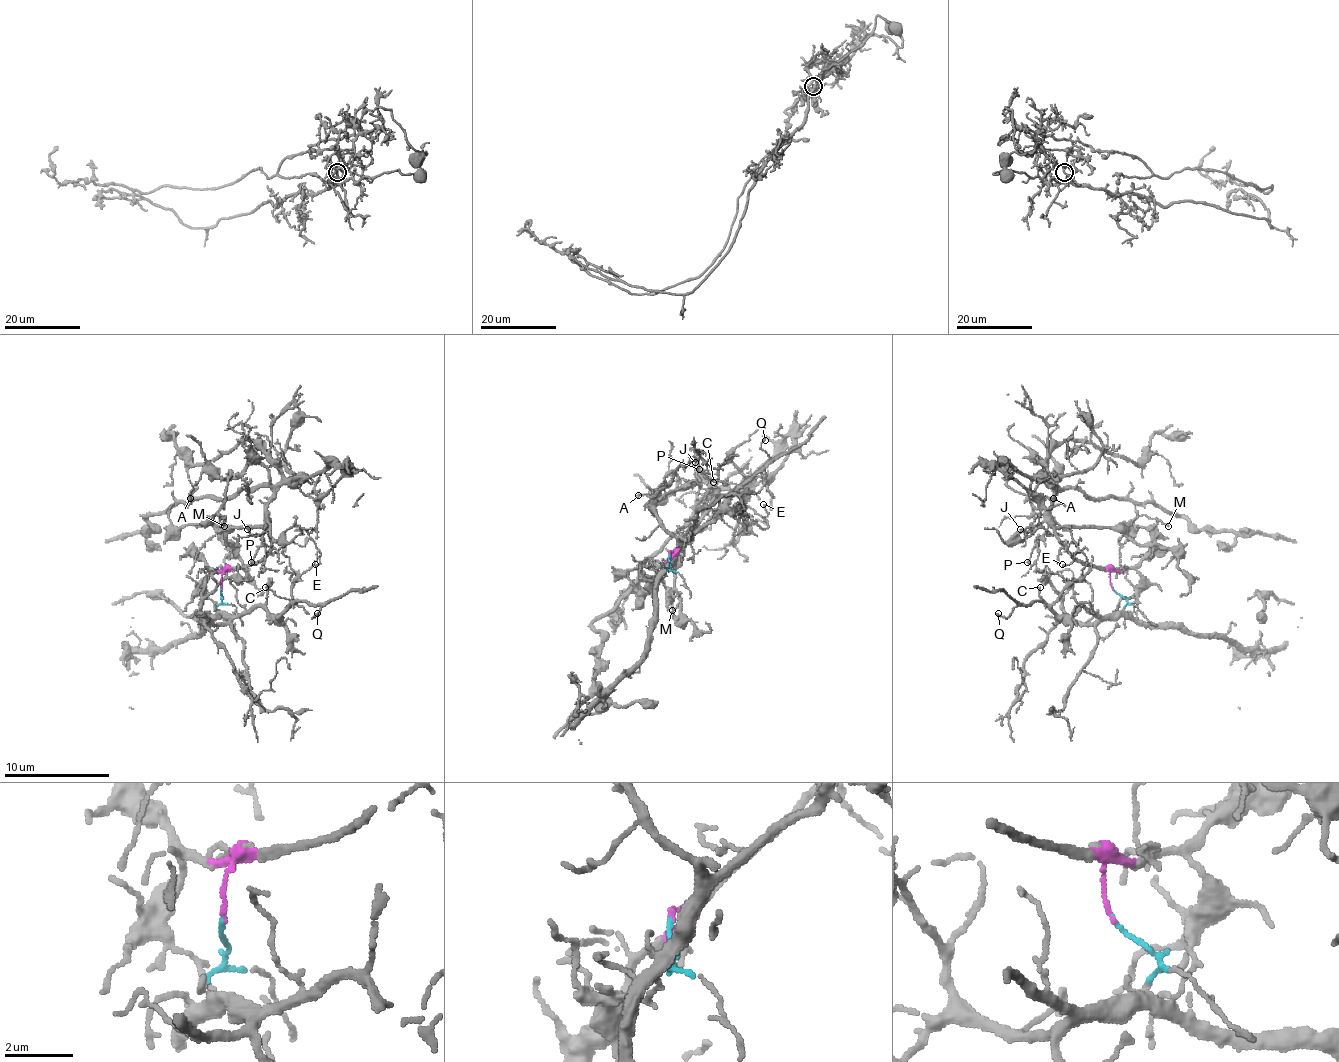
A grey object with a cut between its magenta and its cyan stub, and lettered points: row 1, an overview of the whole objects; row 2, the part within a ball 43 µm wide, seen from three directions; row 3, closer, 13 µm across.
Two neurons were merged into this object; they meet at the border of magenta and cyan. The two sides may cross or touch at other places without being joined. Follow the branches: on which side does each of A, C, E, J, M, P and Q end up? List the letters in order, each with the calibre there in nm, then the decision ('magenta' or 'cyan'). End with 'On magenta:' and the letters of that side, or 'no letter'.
A: 120 nm | magenta
C: 80 nm | cyan
E: 110 nm | cyan
J: 120 nm | magenta
M: 130 nm | magenta
P: 140 nm | magenta
Q: 110 nm | cyan
On magenta: A, J, M, P

